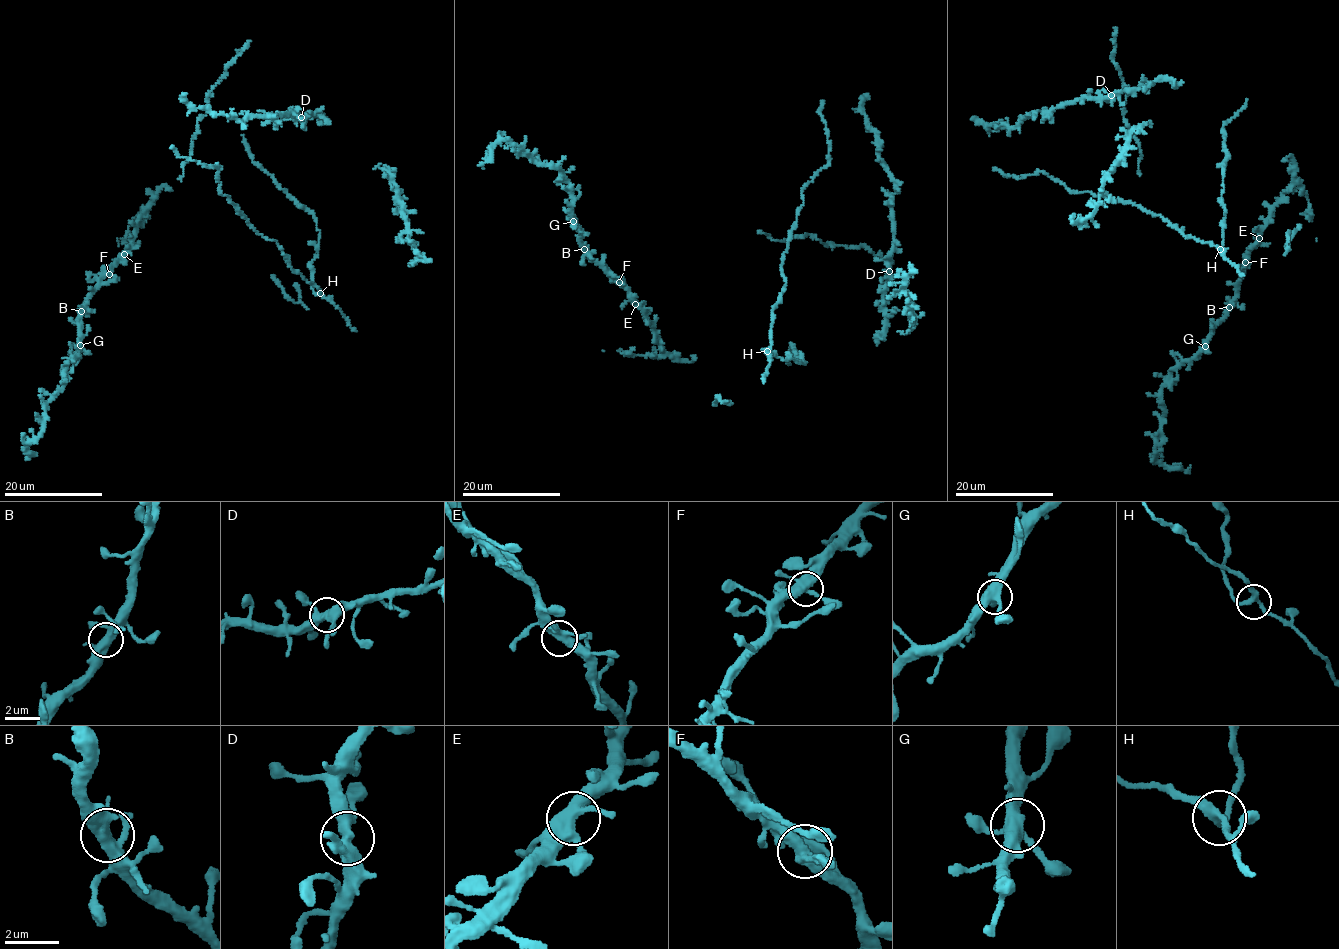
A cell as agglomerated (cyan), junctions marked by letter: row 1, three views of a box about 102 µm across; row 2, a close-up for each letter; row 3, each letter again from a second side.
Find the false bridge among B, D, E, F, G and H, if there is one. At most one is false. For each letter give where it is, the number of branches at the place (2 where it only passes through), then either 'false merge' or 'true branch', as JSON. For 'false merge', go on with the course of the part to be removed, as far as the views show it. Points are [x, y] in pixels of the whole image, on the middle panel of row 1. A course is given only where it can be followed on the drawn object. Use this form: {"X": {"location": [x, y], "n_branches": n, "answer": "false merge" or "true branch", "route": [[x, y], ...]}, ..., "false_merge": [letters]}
{"B": {"location": [584, 249], "n_branches": 4, "answer": "true branch"}, "D": {"location": [889, 271], "n_branches": 4, "answer": "true branch"}, "E": {"location": [635, 304], "n_branches": 4, "answer": "true branch"}, "F": {"location": [619, 282], "n_branches": 4, "answer": "true branch"}, "G": {"location": [573, 221], "n_branches": 4, "answer": "true branch"}, "H": {"location": [767, 351], "n_branches": 3, "answer": "true branch"}, "false_merge": []}

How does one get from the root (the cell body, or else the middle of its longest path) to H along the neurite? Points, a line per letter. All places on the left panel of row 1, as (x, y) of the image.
H: (286, 256), (291, 269), (319, 287), (320, 293)

